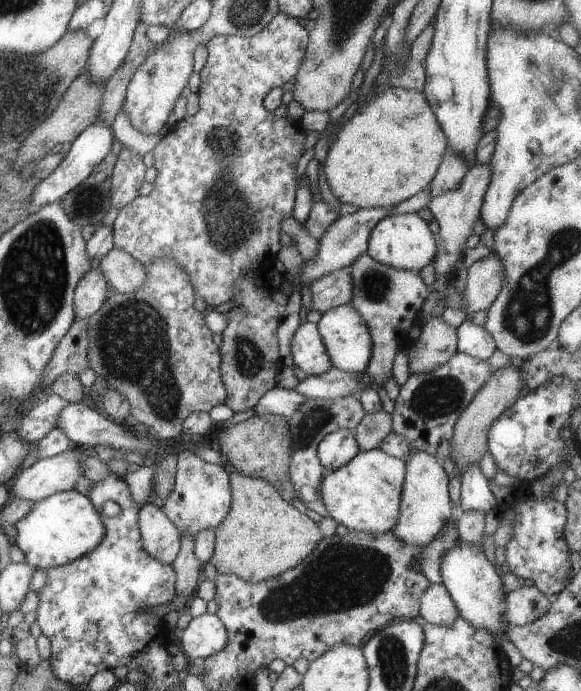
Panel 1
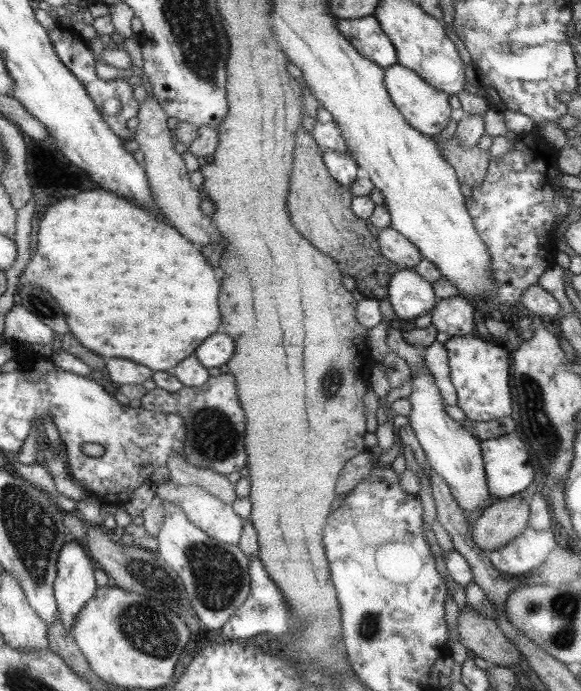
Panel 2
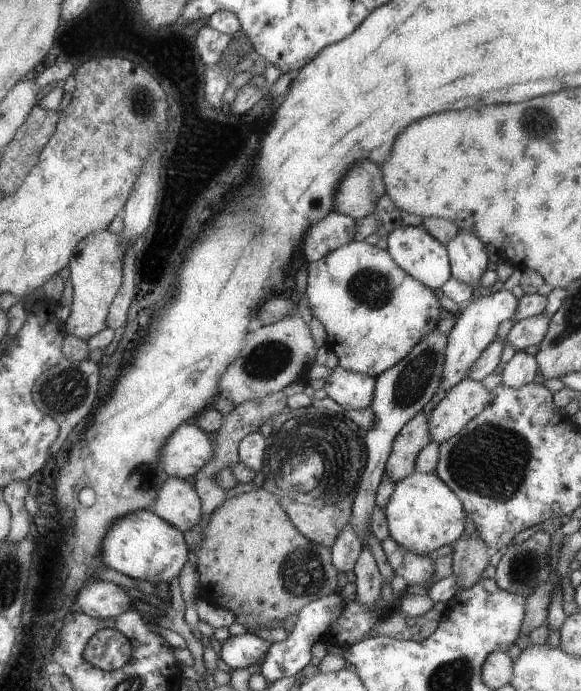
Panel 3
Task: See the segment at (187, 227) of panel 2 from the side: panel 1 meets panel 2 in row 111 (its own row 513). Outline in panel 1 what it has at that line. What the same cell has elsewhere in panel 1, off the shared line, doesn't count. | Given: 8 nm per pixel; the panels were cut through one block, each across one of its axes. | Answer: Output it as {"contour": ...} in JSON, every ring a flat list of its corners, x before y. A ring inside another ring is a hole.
{"contour":[[153,502,140,505,137,524,143,550,161,564,171,564,180,546,180,531]]}

